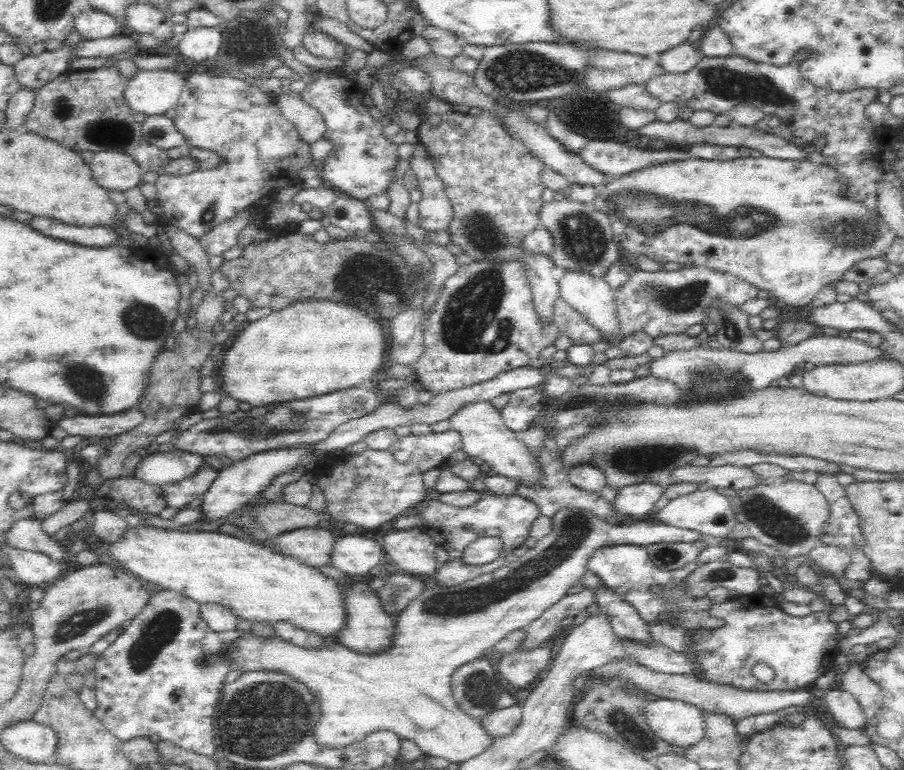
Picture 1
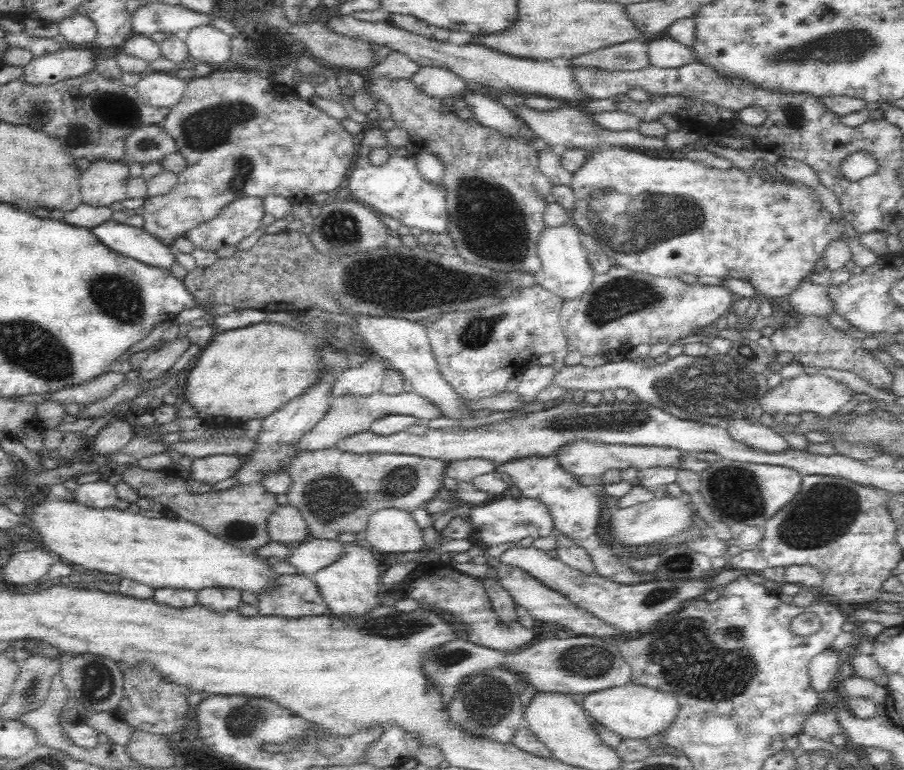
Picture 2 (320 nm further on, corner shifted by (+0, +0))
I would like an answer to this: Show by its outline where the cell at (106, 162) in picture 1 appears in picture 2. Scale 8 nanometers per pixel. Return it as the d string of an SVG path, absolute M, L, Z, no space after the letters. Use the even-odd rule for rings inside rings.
M97 160L80 172L80 199L96 208L126 200L128 165L120 161Z

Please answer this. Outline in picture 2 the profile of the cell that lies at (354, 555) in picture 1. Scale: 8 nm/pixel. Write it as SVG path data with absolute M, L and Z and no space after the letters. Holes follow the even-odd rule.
M306 538L292 545L292 552L286 562L294 566L296 572L313 575L321 568L326 568L340 556L341 542L336 540Z

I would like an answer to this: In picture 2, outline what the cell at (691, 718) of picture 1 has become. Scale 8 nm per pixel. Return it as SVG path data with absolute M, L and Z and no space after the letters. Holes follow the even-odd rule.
M634 682L593 691L584 695L580 704L594 724L600 724L622 739L631 740L646 739L647 736L660 734L670 727L678 714L676 695L640 686Z

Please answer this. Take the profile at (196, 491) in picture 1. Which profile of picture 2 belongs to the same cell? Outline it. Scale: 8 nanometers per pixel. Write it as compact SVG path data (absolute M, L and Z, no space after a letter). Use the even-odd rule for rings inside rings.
M217 454L193 459L190 477L198 482L216 484L232 478L240 470L243 461L238 455Z

